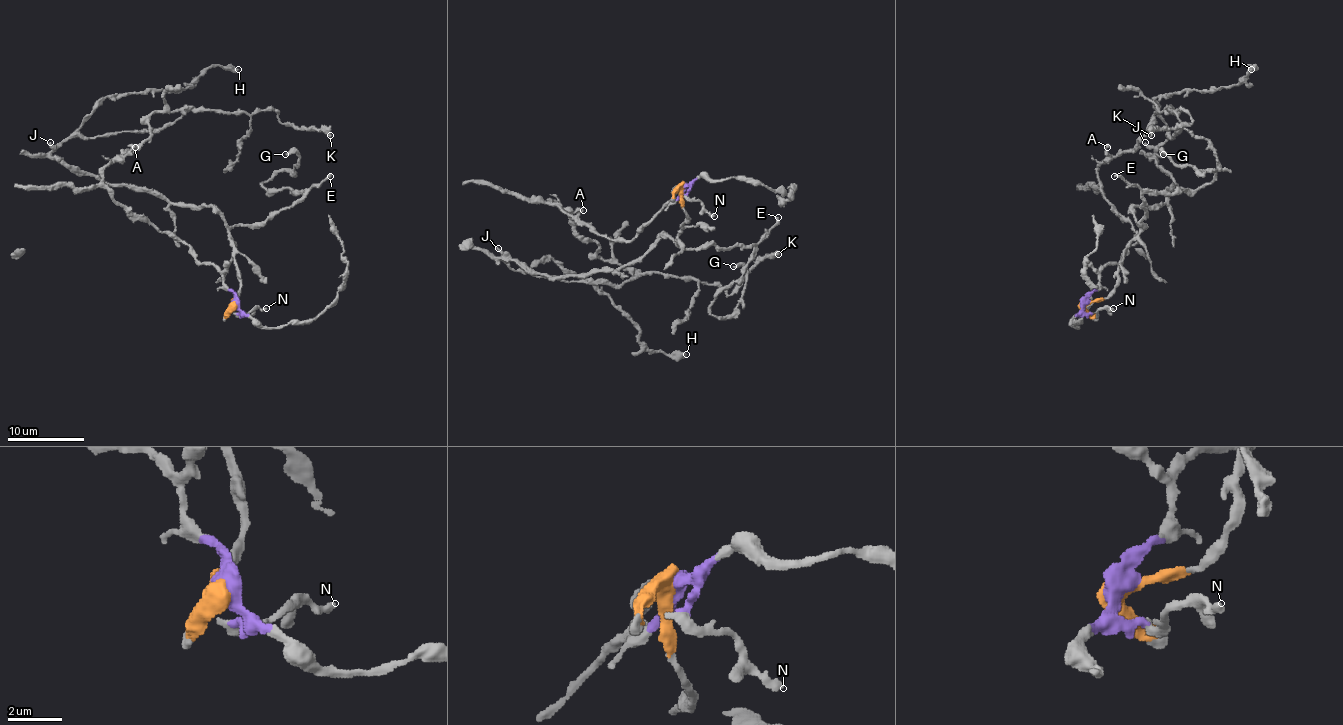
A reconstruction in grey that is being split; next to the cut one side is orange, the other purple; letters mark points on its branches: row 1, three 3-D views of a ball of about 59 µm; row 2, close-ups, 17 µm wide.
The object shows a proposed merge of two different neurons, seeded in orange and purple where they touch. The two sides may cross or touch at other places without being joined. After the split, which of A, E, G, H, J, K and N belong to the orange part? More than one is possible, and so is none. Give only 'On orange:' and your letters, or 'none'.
On orange: E, G, H, J

